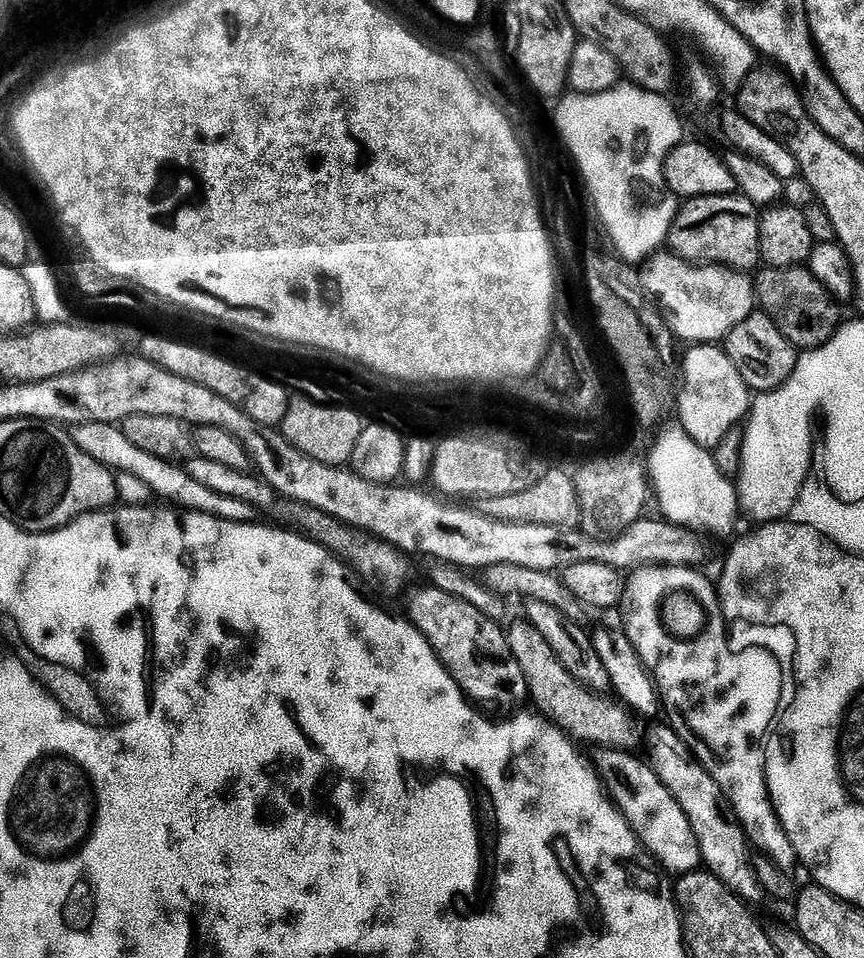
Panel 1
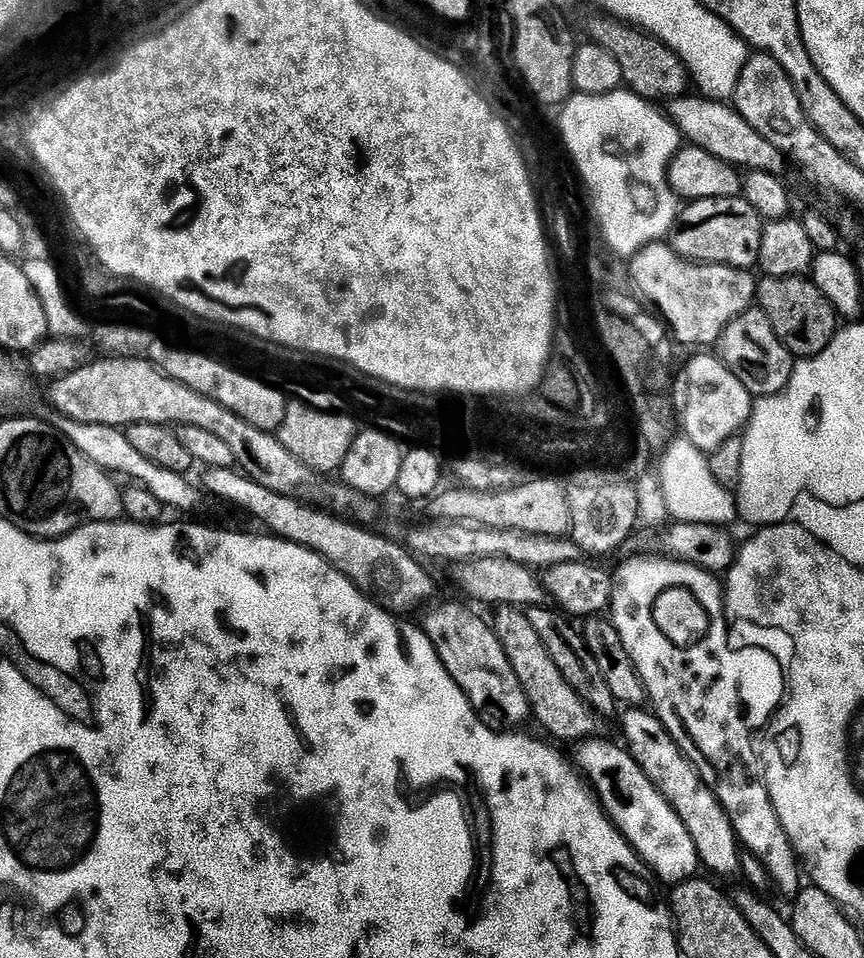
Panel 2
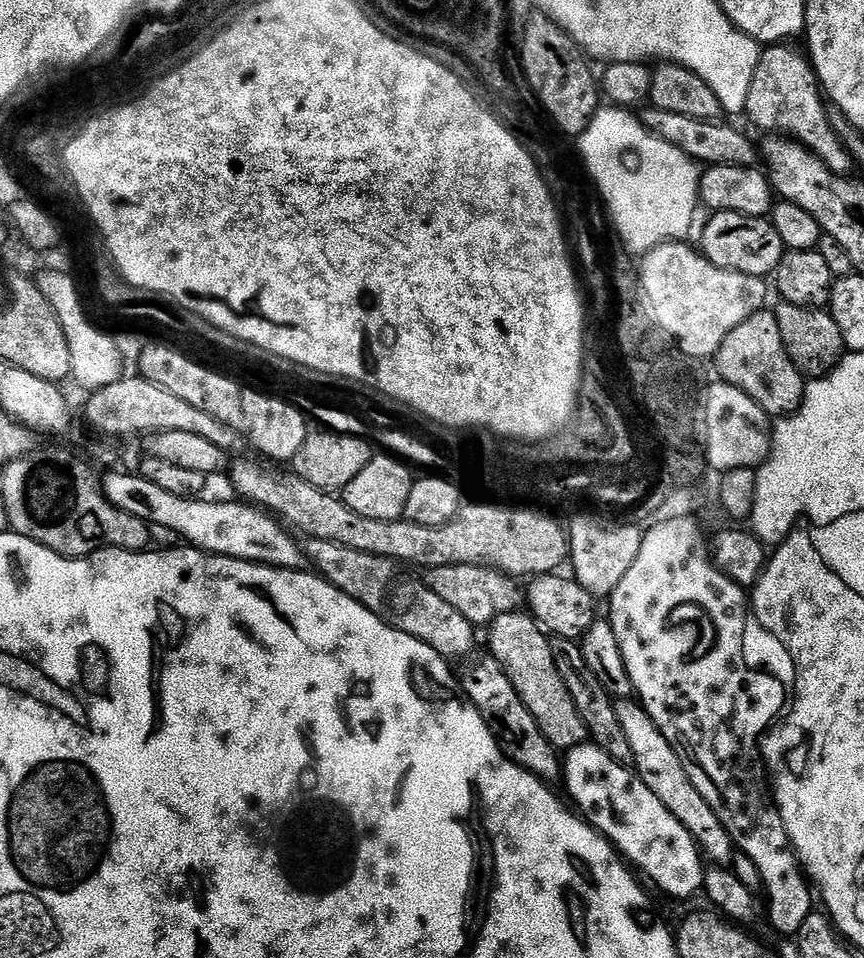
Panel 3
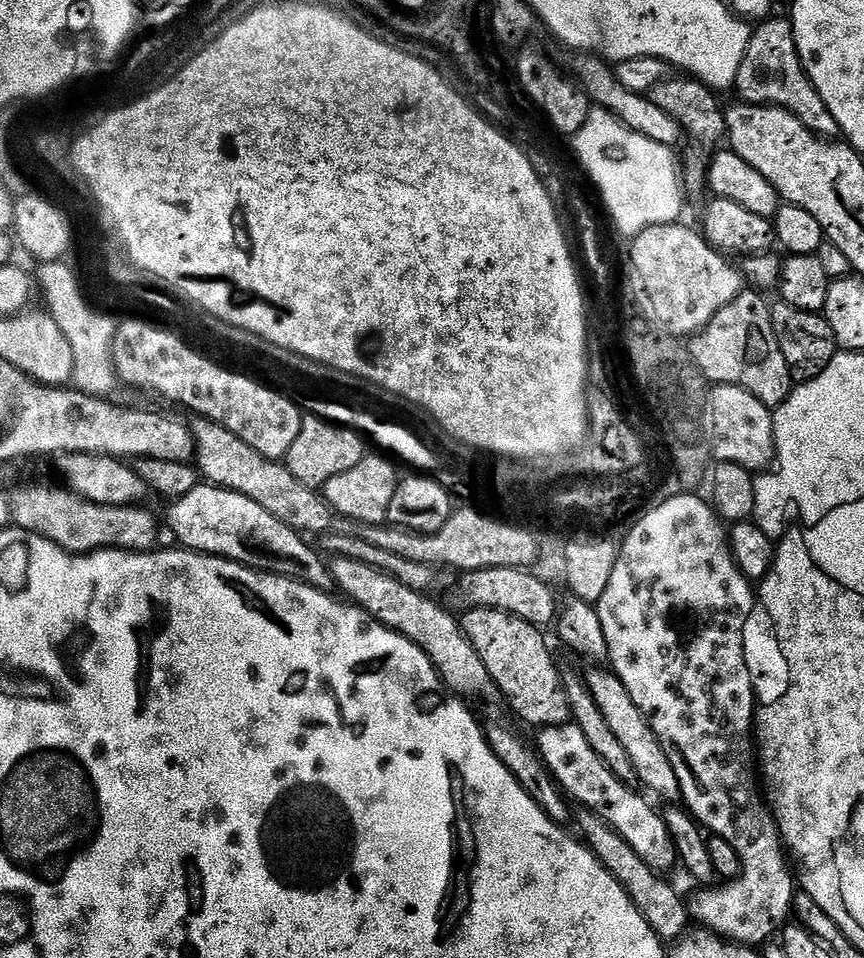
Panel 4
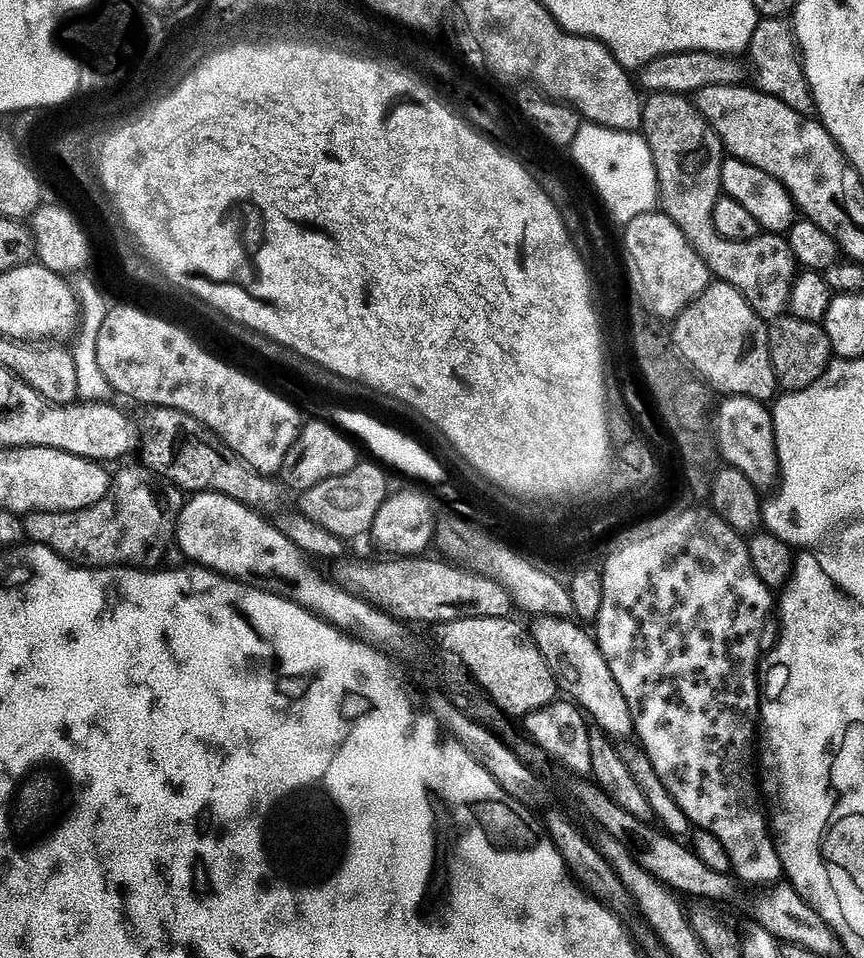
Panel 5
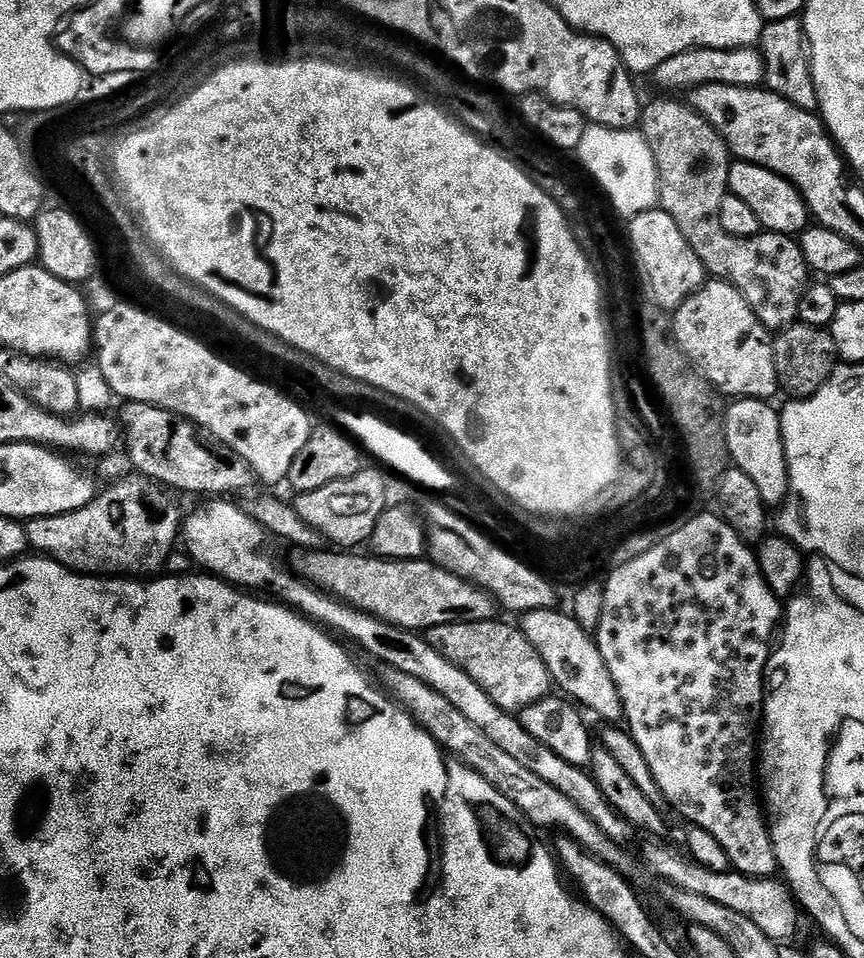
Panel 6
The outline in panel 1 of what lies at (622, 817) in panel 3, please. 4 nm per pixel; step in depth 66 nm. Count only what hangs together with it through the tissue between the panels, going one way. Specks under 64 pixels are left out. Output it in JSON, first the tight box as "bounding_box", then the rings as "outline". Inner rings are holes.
{"bounding_box":[598,750,702,877],"outline":[[[604,750],[599,753],[599,756],[598,771],[604,782],[604,790],[616,808],[624,815],[626,822],[630,822],[644,851],[665,873],[676,872],[677,877],[682,877],[688,872],[697,871],[702,864],[698,850],[698,838],[686,814],[682,814],[682,806],[678,806],[670,790],[662,786],[651,764],[643,759],[635,760],[635,755],[626,752]]]}

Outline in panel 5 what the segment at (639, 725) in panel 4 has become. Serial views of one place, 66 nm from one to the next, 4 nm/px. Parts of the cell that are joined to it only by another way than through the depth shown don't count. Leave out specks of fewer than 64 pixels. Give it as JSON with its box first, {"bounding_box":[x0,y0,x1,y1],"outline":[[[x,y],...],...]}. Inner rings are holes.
{"bounding_box":[531,616,636,742],"outline":[[[540,616],[536,625],[531,625],[532,639],[542,650],[561,693],[564,692],[571,703],[579,706],[590,717],[595,727],[617,742],[624,742],[636,731],[636,722],[630,712],[630,702],[622,694],[622,686],[610,674],[610,666],[596,645],[596,637],[574,624],[571,619]]]}

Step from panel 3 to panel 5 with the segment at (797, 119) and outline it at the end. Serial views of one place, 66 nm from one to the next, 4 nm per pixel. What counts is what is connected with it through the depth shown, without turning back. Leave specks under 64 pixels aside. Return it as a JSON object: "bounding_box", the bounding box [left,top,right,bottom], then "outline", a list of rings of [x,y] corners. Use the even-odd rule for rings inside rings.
{"bounding_box":[746,19,816,116],"outline":[[[761,19],[758,30],[754,30],[754,38],[748,47],[746,59],[752,63],[751,83],[757,92],[764,92],[767,96],[786,102],[790,110],[798,110],[804,116],[812,116],[816,112],[816,103],[804,73],[800,46],[796,43],[796,33],[787,19]]]}

